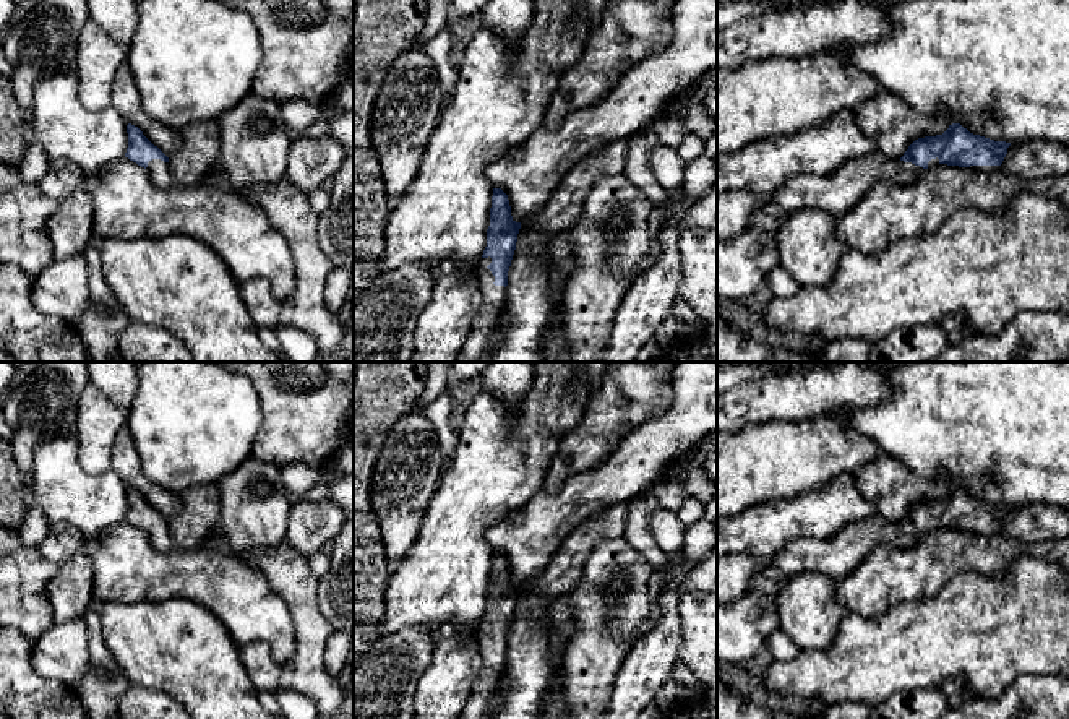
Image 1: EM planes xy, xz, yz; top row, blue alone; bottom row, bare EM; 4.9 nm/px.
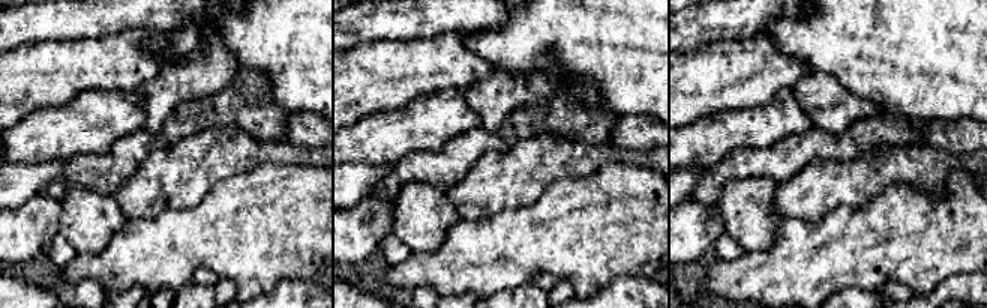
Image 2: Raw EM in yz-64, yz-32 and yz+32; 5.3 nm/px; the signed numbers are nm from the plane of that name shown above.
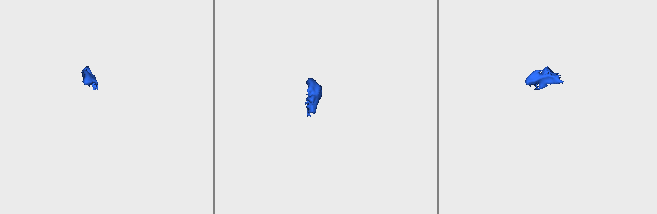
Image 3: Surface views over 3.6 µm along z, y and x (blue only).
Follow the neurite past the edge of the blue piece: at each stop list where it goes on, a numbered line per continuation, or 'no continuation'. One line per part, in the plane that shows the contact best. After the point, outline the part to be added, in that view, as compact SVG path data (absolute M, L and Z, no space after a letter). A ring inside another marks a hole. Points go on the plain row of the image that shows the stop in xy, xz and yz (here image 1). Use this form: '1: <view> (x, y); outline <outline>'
1: xy (159, 536); outline M152 523L148 526L146 532L149 536L152 547L156 547L157 550L165 552L175 547L172 536L169 532L169 526L164 526L161 523Z
2: xz (493, 659); outline M490 620L480 622L477 644L480 648L483 667L472 685L459 719L482 719L485 716L488 700L498 687L498 677L504 667L506 651L493 648L495 639L487 631L490 626Z

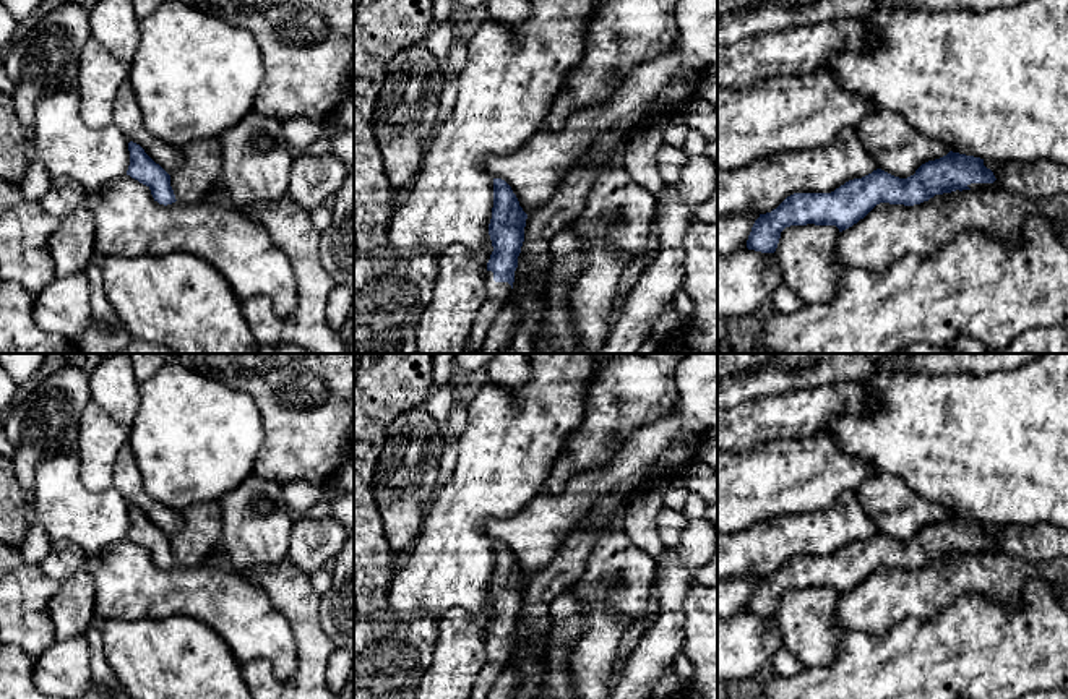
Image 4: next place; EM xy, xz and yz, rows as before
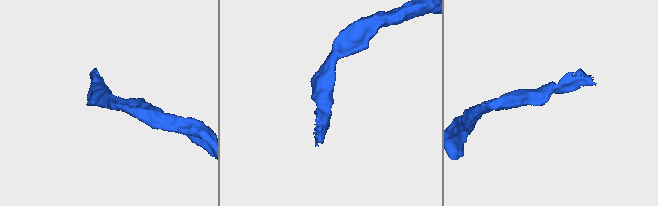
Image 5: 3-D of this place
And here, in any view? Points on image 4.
1: xz (497, 657); outline M485 634L485 665L474 681L471 699L487 699L490 688L511 660L508 645L495 645L493 636Z

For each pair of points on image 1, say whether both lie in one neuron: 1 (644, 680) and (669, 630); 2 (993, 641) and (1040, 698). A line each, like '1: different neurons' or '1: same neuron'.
1: same neuron
2: different neurons

